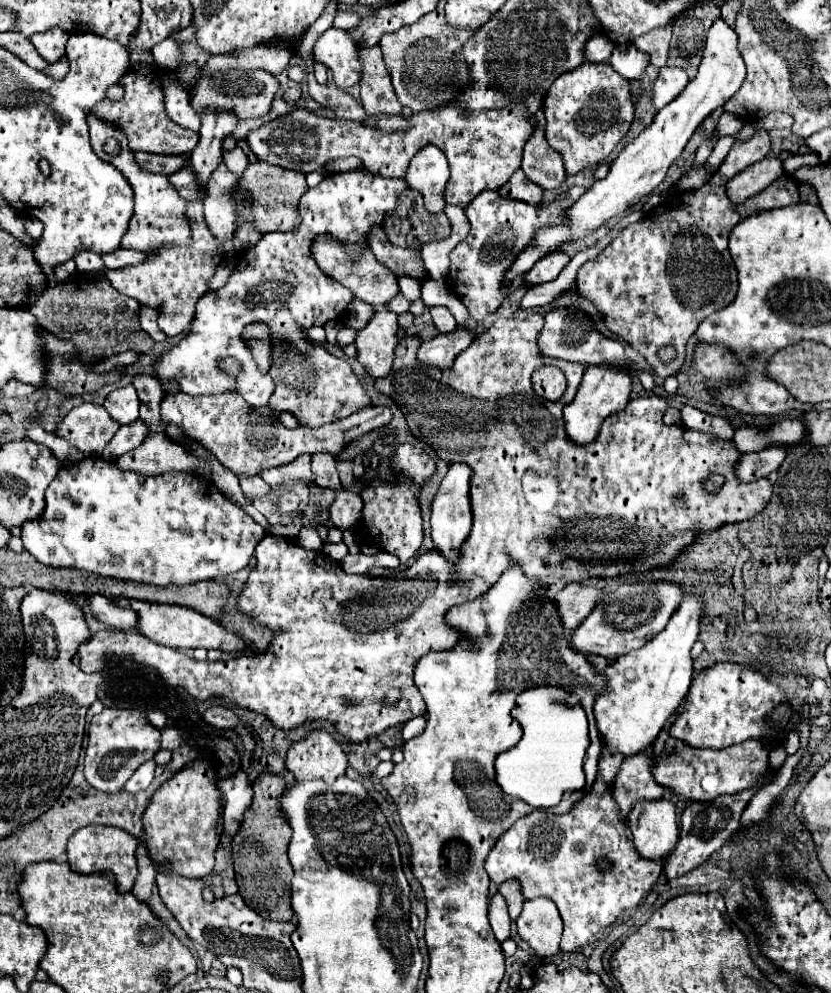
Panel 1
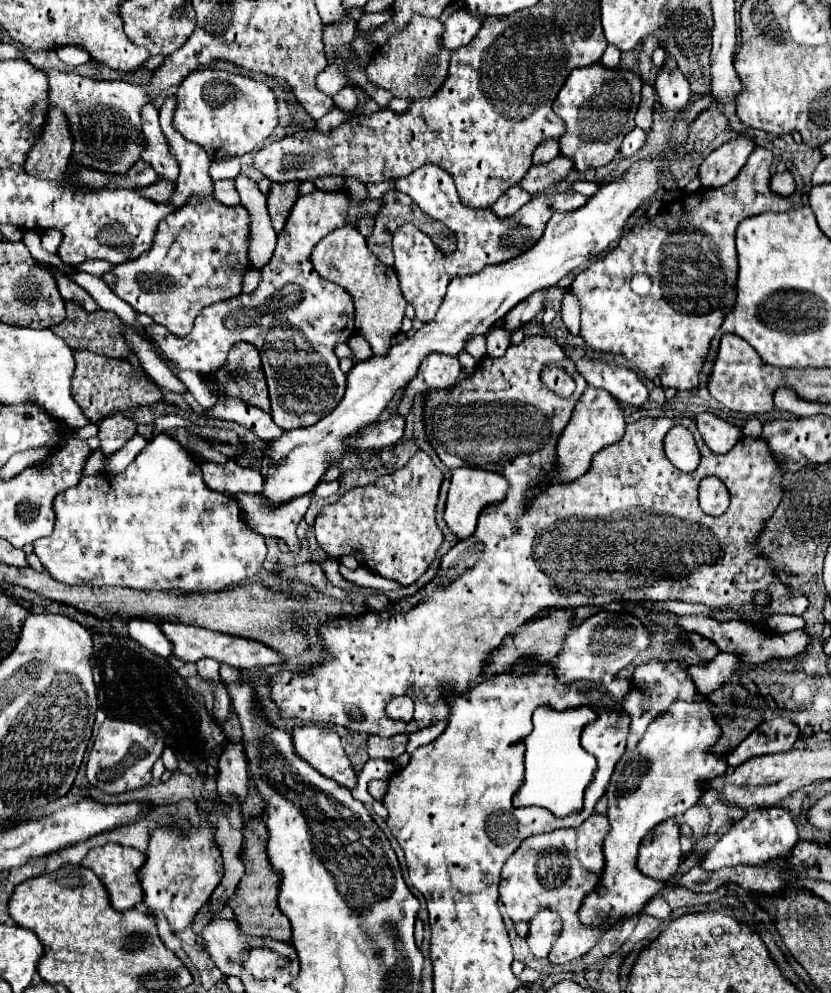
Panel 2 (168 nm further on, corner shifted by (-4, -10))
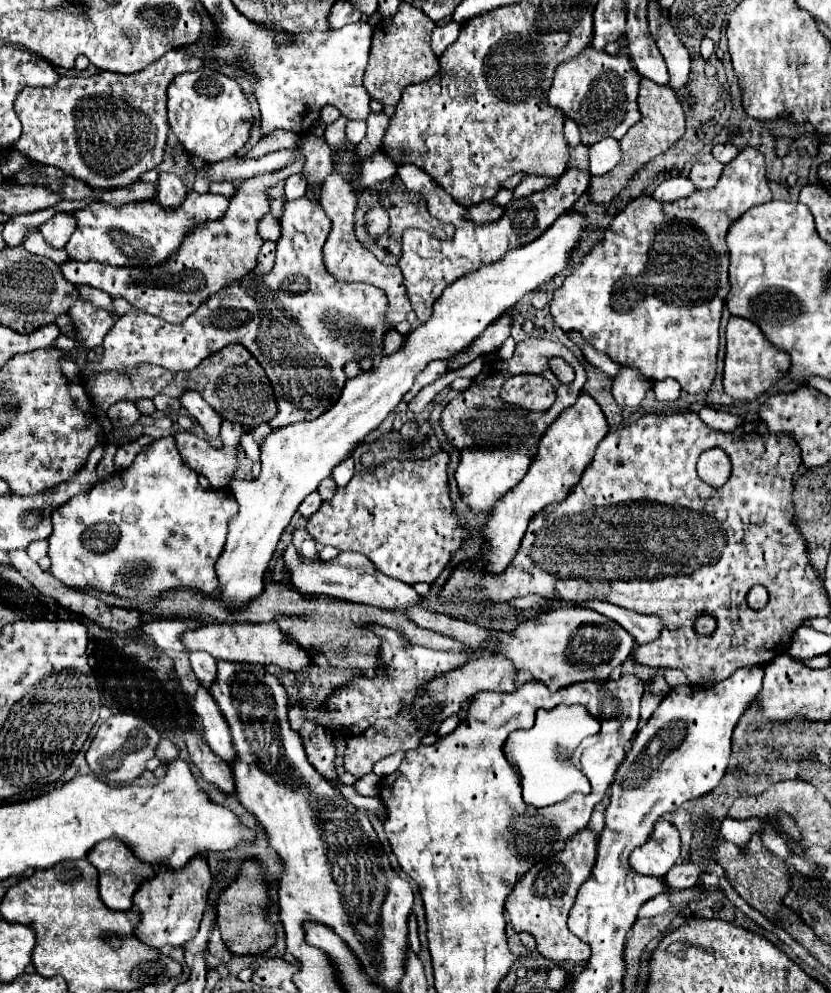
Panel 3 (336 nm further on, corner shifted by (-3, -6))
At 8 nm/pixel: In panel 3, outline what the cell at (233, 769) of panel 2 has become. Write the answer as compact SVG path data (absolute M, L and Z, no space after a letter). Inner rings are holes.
M198 687L192 705L194 705L194 711L196 711L200 723L202 723L206 741L210 743L210 747L214 749L214 753L218 757L222 757L228 765L232 765L236 759L236 751L232 745L230 727L206 687Z

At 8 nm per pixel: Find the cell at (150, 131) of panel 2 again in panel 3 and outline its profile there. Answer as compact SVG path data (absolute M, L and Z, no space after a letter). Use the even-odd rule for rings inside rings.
M160 173L158 197L156 197L160 207L164 207L164 209L180 207L180 203L184 203L184 199L186 199L184 183L174 173Z

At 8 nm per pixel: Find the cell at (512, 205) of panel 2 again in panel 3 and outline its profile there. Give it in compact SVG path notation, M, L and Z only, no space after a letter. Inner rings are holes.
M480 203L472 209L468 209L468 221L476 223L476 225L484 225L484 223L494 223L500 219L500 215L504 213L504 207L490 203Z

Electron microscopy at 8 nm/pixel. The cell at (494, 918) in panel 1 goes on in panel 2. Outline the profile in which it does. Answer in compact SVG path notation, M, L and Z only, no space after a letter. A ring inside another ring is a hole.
M595 813L575 829L555 829L527 837L507 859L501 871L499 897L511 921L529 921L539 907L551 907L561 915L565 931L561 931L557 941L553 943L553 949L547 957L551 963L571 963L573 959L585 955L601 939L603 931L597 931L597 927L581 927L577 911L581 909L585 895L589 895L589 891L593 891L593 887L601 879L599 875L605 867L603 841L607 833L607 817Z

